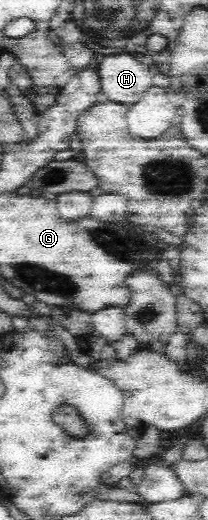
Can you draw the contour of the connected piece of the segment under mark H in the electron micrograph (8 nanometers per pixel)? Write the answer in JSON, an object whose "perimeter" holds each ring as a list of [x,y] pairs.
{"perimeter":[[[128,52],[100,58],[96,73],[101,99],[126,107],[136,104],[152,86],[148,66]]]}

